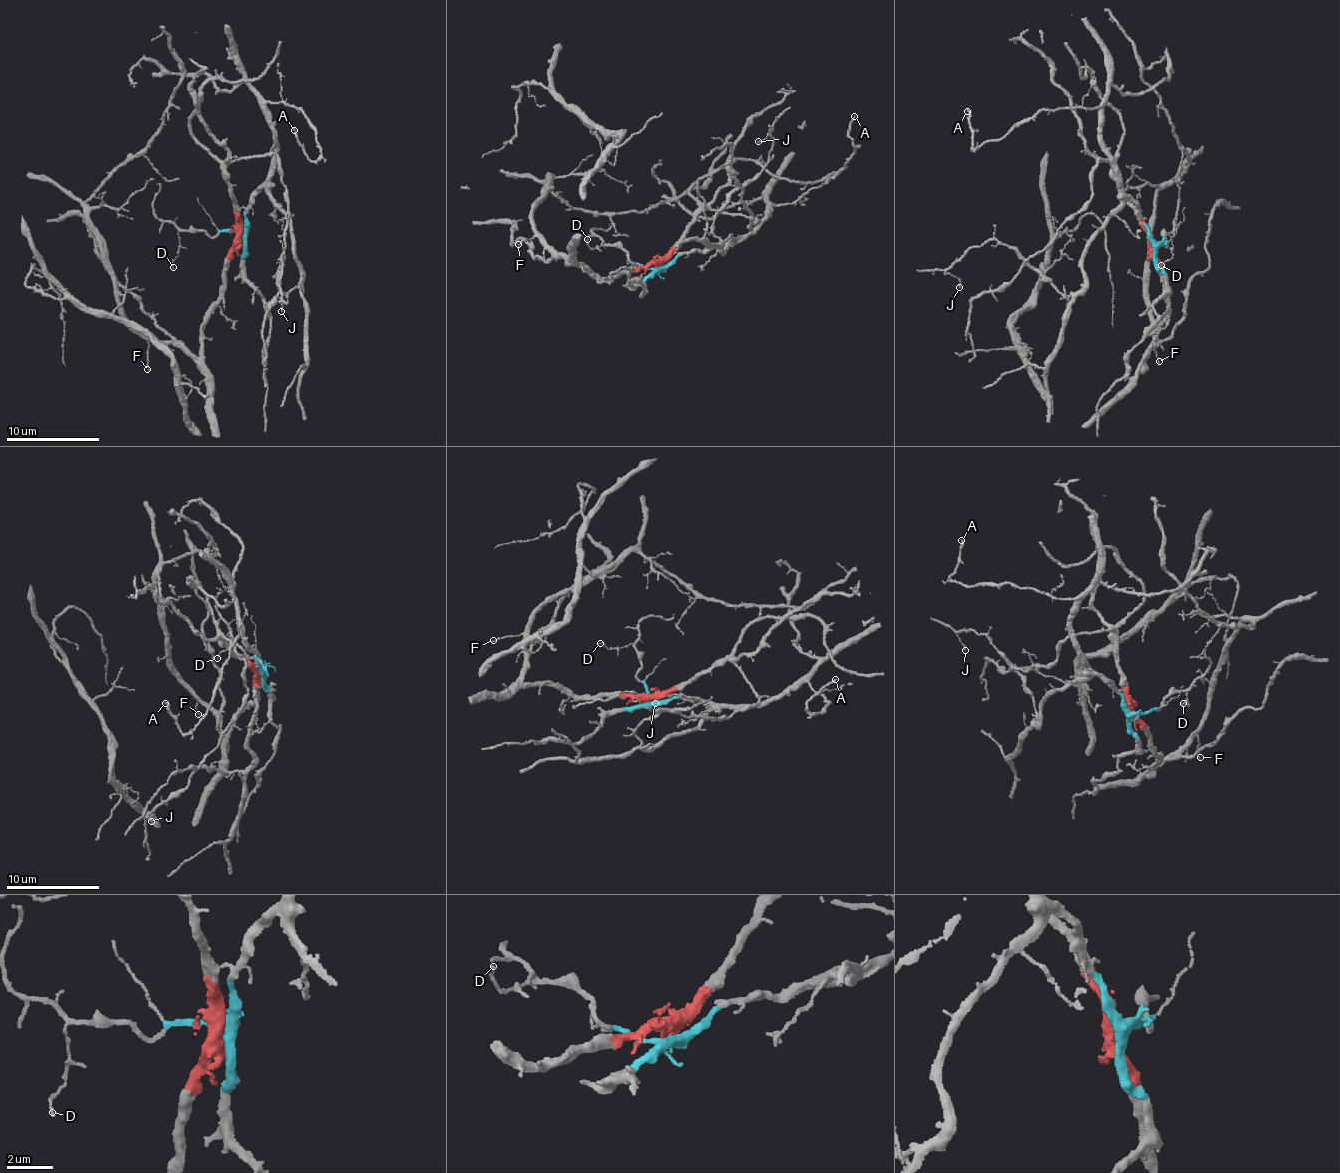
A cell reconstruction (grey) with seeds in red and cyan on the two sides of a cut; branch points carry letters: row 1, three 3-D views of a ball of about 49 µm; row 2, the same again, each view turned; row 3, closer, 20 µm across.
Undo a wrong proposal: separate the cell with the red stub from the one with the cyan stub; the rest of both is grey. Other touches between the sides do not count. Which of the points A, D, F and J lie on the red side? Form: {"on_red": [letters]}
{"on_red": ["F"]}

